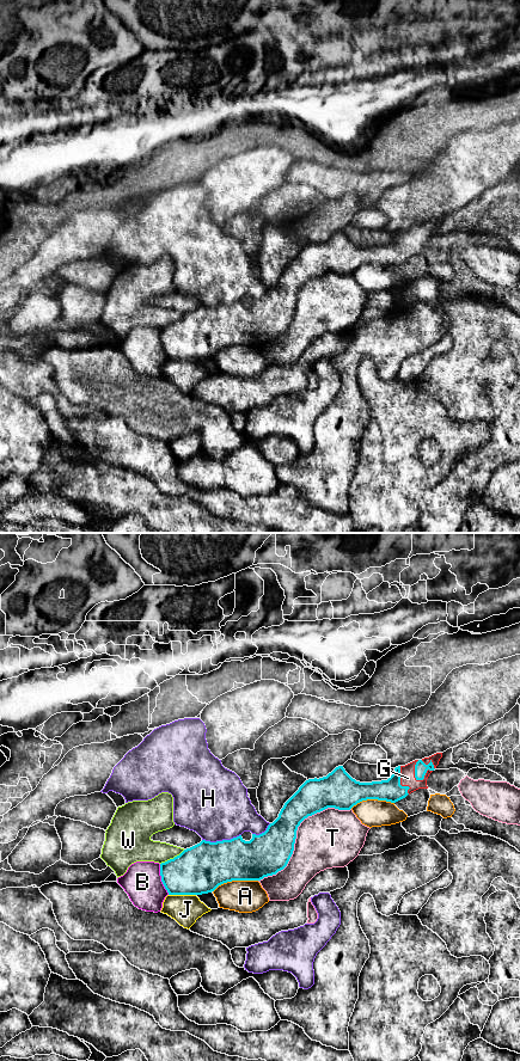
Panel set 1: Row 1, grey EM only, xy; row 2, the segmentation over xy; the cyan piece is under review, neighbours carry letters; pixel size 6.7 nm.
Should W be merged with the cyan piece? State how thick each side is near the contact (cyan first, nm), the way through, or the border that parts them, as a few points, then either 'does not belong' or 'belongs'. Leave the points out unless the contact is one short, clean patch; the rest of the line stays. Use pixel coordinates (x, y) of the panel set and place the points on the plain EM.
320/190 nm | does not belong

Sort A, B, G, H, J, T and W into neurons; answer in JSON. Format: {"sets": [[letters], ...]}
{"sets": [["A"], ["B"], ["G"], ["H"], ["J"], ["T"], ["W"]]}

